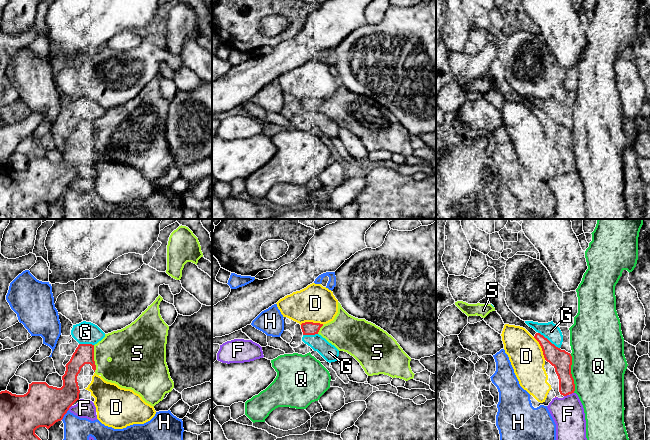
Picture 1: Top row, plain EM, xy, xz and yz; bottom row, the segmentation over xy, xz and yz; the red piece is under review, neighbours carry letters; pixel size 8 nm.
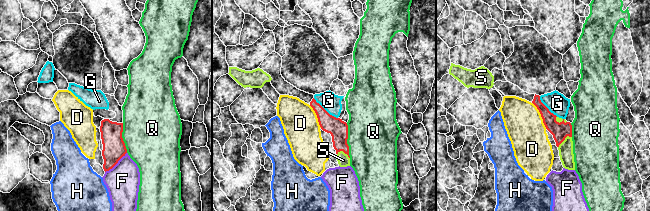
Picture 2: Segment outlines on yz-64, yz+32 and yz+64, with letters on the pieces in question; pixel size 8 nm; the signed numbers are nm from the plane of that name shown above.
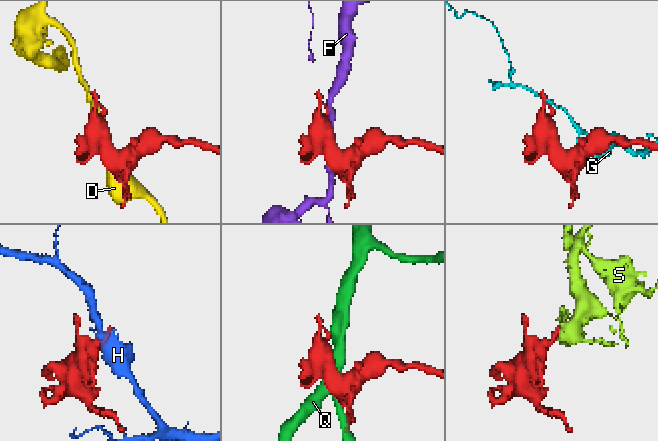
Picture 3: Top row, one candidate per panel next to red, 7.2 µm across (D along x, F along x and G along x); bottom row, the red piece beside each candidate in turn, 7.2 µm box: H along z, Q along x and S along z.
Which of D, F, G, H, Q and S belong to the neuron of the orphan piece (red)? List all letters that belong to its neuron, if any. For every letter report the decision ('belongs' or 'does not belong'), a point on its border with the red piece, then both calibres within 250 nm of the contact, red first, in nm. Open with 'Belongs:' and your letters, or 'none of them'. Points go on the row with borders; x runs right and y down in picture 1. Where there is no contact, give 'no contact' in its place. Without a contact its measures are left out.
Belongs: S
D: does not belong; contact xz (312, 322); calibres 110 and 300 nm
F: does not belong; contact yz (566, 395); calibres 140 and 260 nm
G: does not belong; contact yz (548, 340); calibres 160 and 140 nm
H: does not belong; contact xy (65, 413); calibres 340 and 190 nm
Q: does not belong; contact yz (570, 373); calibres 160 and 440 nm
S: belongs; contact xy (93, 358); calibres 160 and 280 nm

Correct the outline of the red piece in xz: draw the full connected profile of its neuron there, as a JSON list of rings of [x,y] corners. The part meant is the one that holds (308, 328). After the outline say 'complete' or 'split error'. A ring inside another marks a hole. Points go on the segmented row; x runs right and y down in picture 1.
[[[338,302],[338,313],[327,324],[305,322],[303,335],[319,334],[339,351],[353,356],[368,376],[384,374],[405,381],[414,378],[411,358],[397,341],[375,324],[349,315]]] | split error

